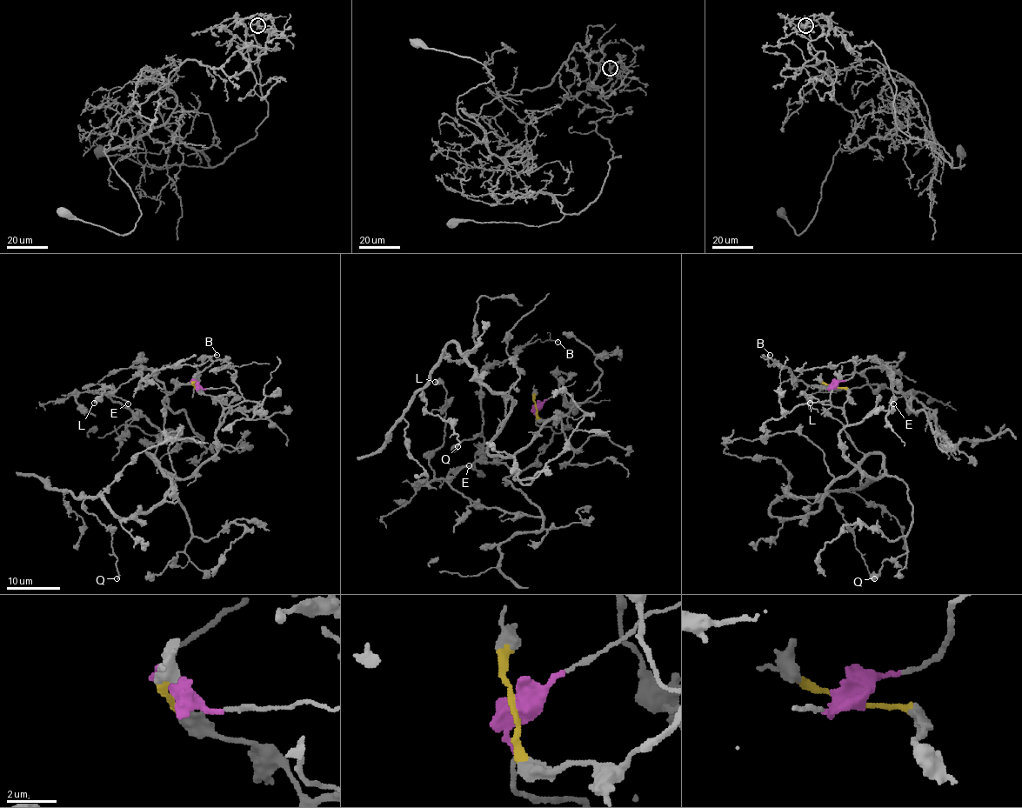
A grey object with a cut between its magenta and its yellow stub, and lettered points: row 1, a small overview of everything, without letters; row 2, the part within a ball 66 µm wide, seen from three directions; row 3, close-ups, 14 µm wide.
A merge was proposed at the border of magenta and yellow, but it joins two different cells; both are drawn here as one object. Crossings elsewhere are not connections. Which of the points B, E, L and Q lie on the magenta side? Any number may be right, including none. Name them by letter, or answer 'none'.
B, E, L

